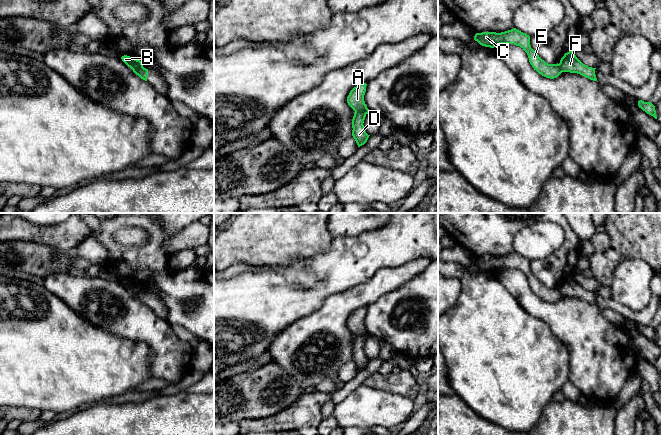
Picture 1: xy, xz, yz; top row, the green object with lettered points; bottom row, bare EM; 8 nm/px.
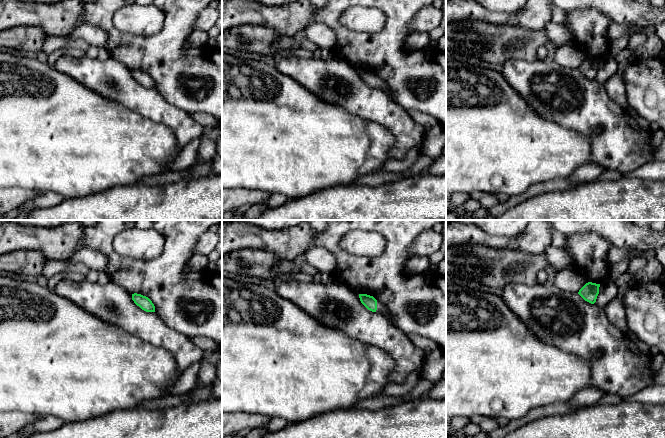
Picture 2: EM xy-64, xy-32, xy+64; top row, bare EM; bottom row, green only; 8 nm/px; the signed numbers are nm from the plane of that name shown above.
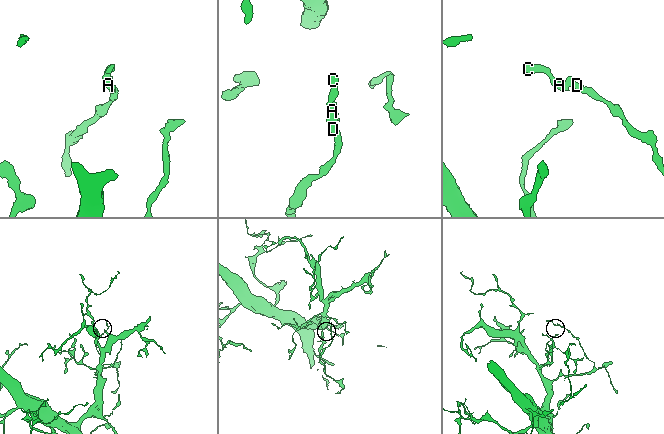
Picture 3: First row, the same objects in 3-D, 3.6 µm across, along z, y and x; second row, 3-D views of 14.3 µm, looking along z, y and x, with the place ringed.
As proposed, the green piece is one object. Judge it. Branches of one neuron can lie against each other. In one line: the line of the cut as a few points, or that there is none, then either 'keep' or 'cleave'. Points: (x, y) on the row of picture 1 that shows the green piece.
xz (355, 111), (366, 113) | cleave

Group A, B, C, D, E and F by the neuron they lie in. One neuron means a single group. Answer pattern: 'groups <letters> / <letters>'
groups A C E / B D F

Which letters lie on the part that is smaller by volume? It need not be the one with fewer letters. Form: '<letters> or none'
A, C, E

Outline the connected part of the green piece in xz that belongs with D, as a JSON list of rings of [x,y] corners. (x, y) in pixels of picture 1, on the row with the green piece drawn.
[[[355,112],[352,119],[352,136],[355,139],[358,147],[364,145],[370,136],[366,133],[363,125],[365,117],[366,113]]]

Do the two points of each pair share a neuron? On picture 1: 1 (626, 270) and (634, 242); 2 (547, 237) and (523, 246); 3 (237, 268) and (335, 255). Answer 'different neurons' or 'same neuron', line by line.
1: different neurons
2: same neuron
3: different neurons

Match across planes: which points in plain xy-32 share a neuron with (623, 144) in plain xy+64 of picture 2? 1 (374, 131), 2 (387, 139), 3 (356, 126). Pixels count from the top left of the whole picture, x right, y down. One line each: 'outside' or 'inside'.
1: outside
2: outside
3: outside

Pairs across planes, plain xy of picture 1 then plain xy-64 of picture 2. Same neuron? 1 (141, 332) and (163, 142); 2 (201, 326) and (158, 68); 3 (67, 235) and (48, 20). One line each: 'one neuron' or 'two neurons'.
1: two neurons
2: one neuron
3: one neuron

